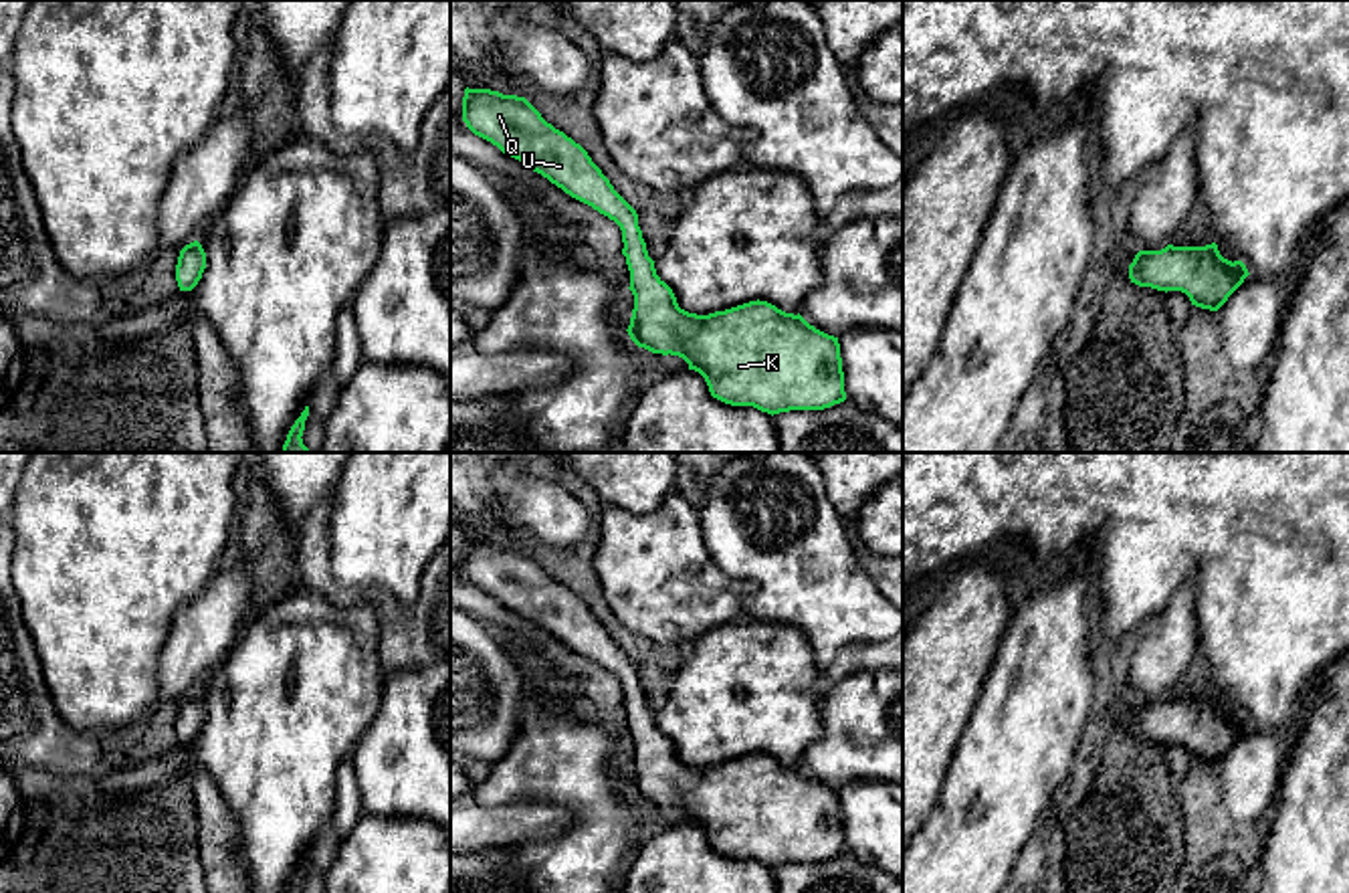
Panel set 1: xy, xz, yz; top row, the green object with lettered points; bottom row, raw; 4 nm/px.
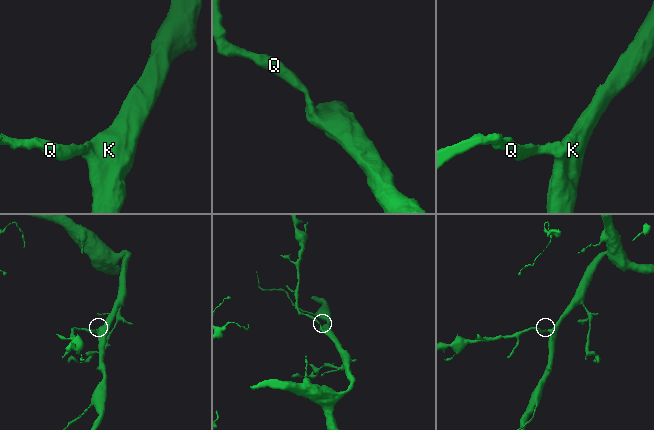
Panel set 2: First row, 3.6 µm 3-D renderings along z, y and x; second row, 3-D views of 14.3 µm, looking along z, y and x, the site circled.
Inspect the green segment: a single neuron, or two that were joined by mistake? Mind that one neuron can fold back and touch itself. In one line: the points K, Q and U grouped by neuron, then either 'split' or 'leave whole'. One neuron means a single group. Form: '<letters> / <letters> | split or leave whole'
K Q U | leave whole

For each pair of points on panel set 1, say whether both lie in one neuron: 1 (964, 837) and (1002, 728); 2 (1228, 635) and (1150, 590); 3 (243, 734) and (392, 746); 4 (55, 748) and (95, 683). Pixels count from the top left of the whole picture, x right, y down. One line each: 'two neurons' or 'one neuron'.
1: one neuron
2: one neuron
3: two neurons
4: two neurons

